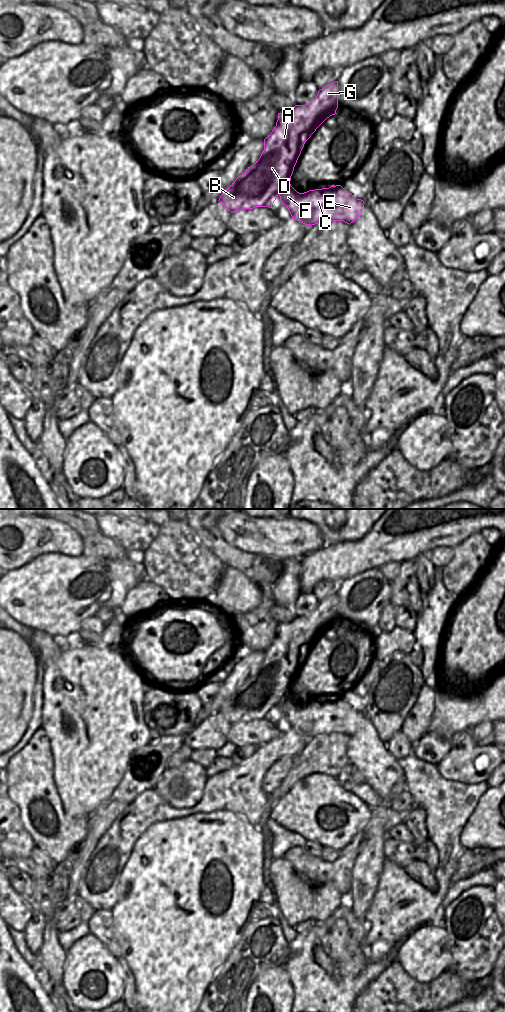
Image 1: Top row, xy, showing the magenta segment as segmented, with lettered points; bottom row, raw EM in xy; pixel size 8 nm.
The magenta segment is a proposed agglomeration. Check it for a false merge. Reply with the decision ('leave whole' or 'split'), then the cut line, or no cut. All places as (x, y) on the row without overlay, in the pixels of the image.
split | xy (289, 693), (277, 691), (270, 698), (266, 717)

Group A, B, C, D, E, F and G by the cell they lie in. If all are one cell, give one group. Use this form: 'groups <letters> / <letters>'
groups A B D G / C E F

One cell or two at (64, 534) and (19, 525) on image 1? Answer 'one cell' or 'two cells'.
one cell

